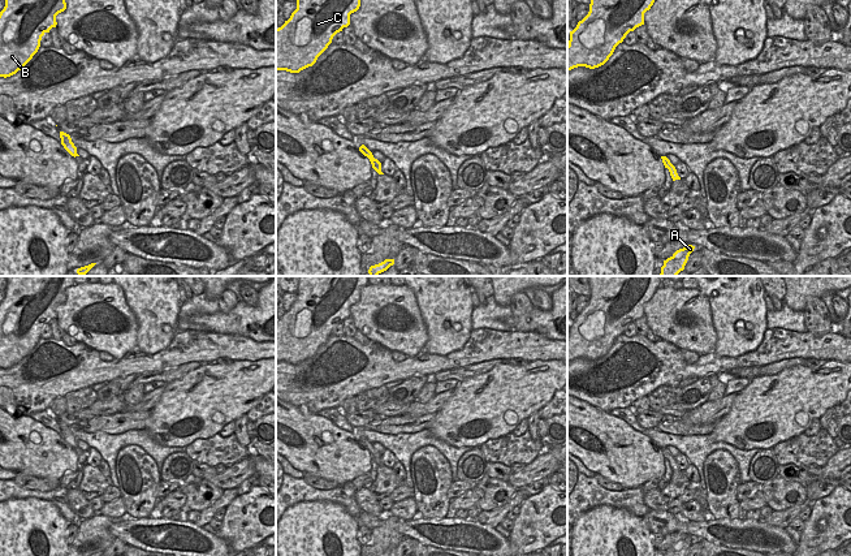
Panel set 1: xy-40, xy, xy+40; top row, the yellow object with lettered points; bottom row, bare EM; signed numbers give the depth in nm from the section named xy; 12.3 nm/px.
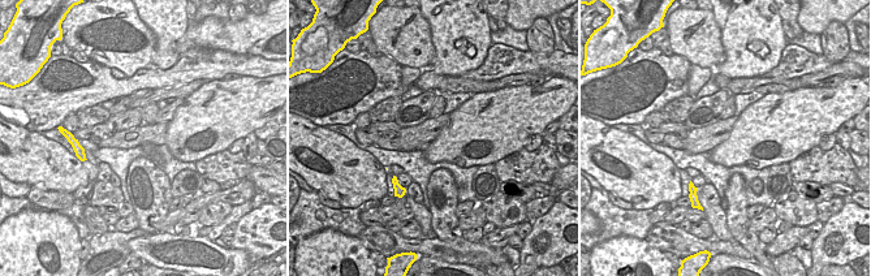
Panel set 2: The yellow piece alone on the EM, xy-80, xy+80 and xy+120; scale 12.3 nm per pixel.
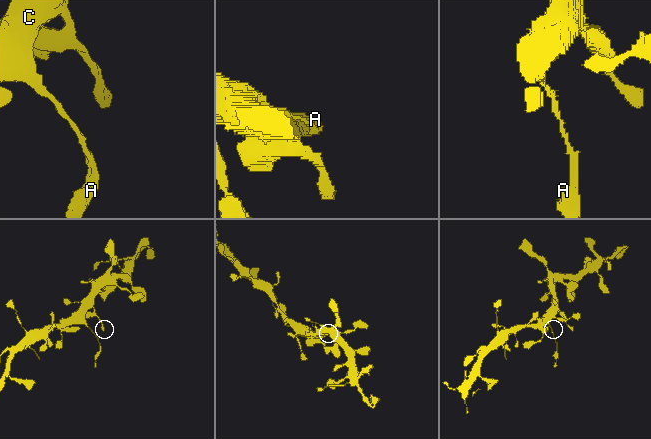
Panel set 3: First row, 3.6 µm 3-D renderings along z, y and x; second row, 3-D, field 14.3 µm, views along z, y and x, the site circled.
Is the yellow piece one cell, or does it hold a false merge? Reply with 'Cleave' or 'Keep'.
Cleave

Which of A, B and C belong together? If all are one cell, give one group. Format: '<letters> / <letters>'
A / B C

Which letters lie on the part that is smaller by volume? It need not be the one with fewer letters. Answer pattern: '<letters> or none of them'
A

